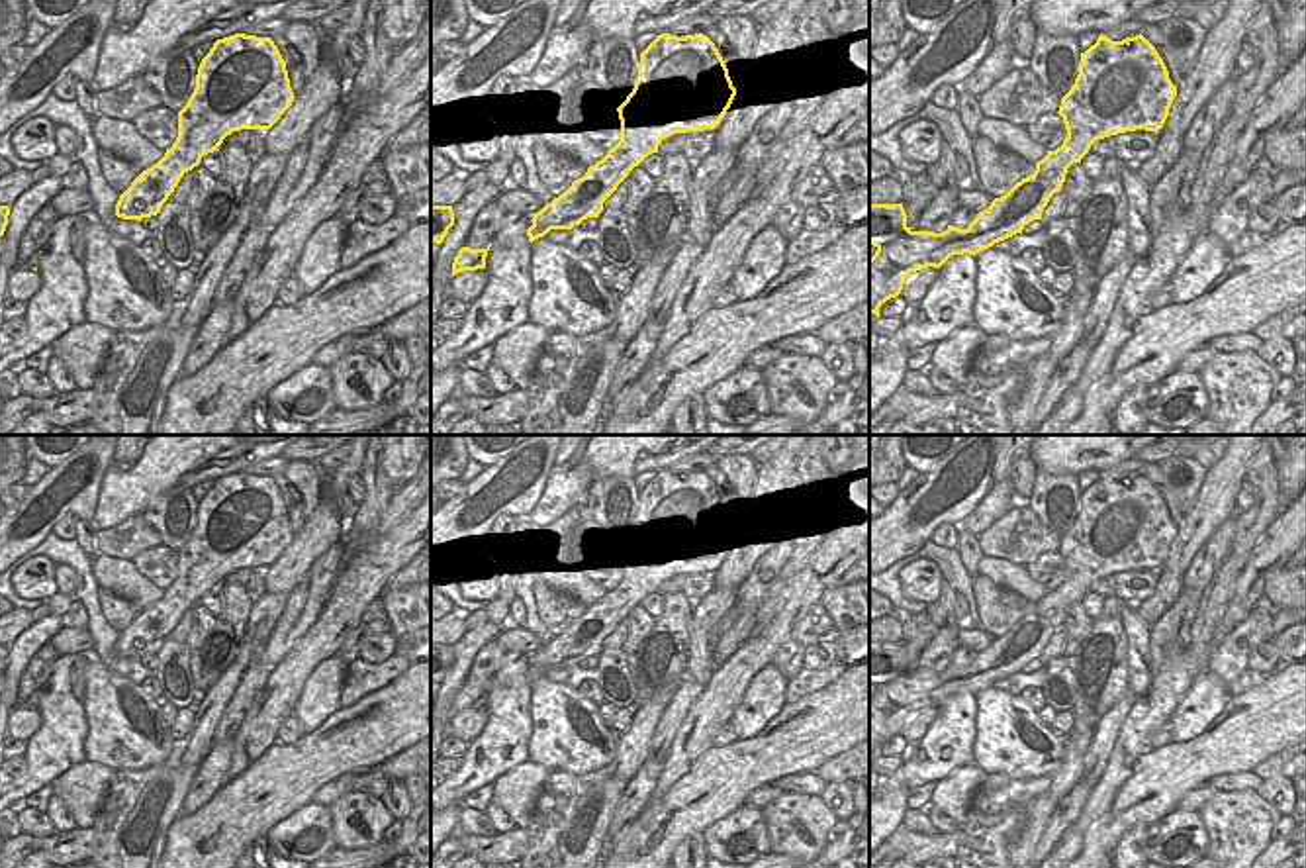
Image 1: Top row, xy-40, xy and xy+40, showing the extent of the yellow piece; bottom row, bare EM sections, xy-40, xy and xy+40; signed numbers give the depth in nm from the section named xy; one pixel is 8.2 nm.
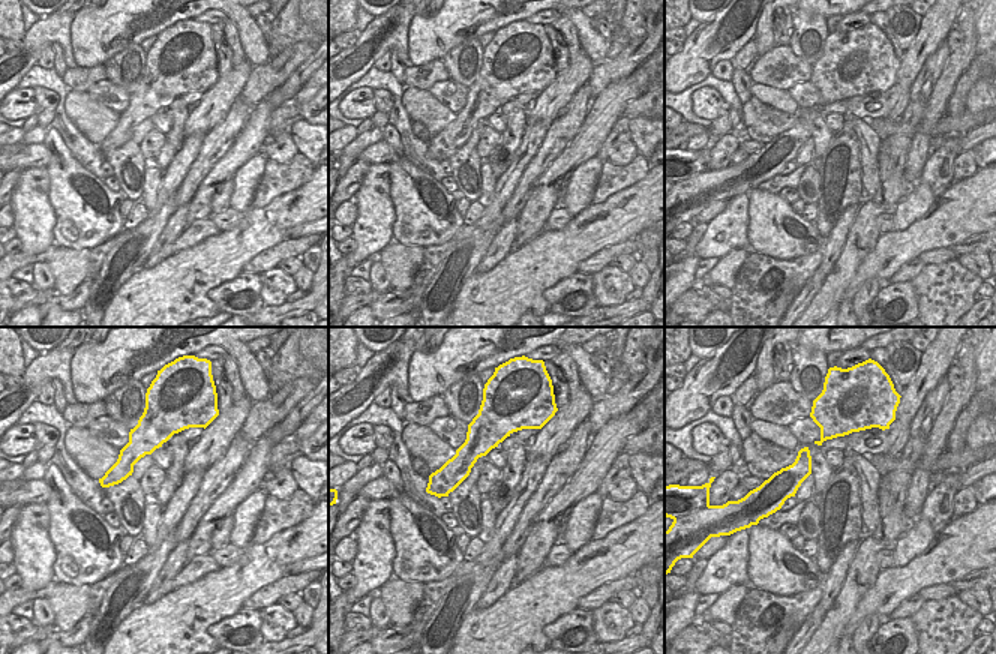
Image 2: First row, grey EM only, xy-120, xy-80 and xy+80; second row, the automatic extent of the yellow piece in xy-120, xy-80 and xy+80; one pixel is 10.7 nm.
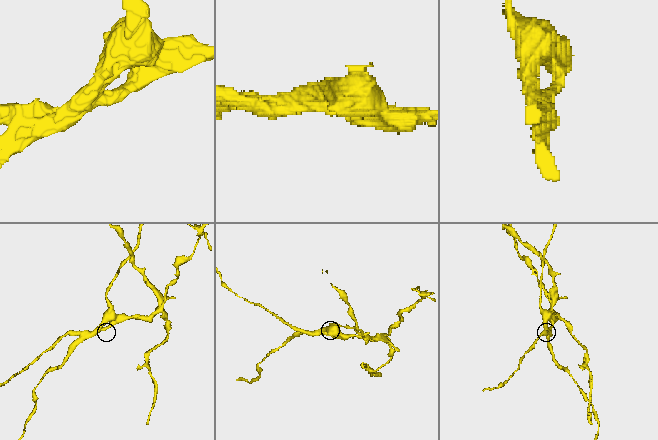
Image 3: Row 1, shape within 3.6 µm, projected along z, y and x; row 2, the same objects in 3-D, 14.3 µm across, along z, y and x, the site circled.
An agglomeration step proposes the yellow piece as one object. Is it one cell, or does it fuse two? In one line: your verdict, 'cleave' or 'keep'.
cleave

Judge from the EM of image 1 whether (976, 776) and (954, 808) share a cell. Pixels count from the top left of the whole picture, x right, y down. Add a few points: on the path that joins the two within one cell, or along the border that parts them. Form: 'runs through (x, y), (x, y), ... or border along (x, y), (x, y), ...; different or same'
runs through (968, 784), (954, 800); same

